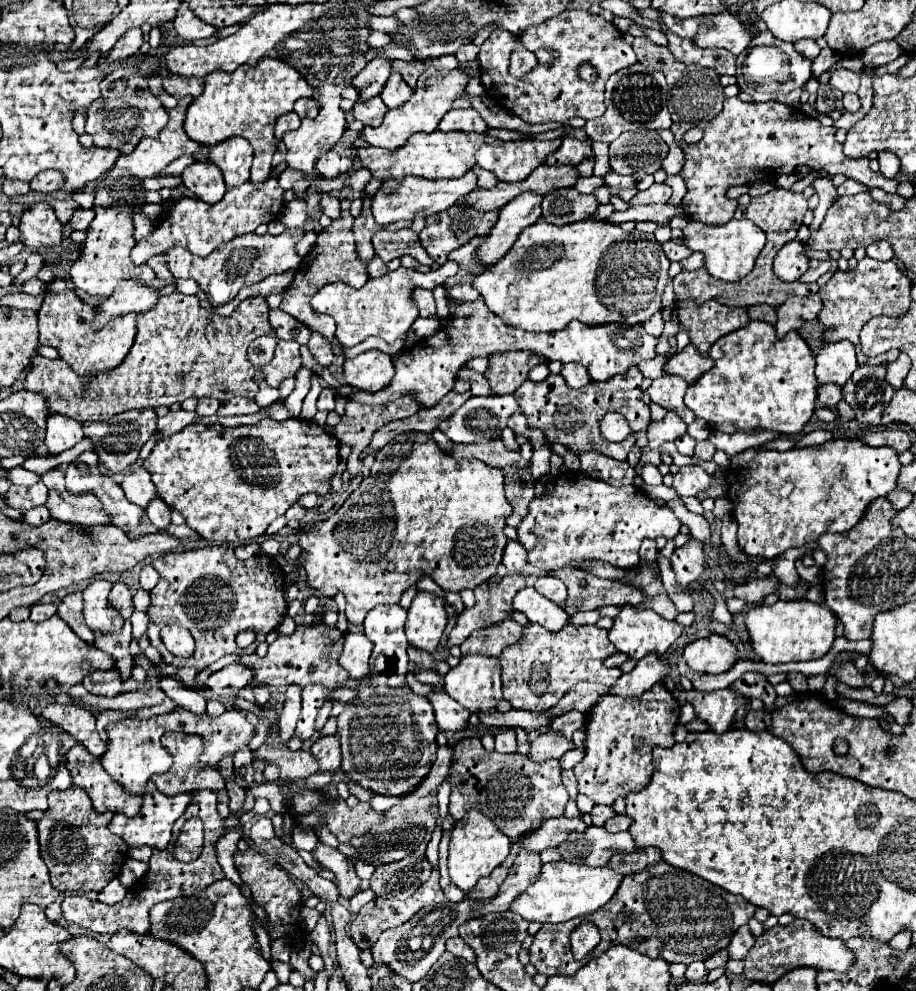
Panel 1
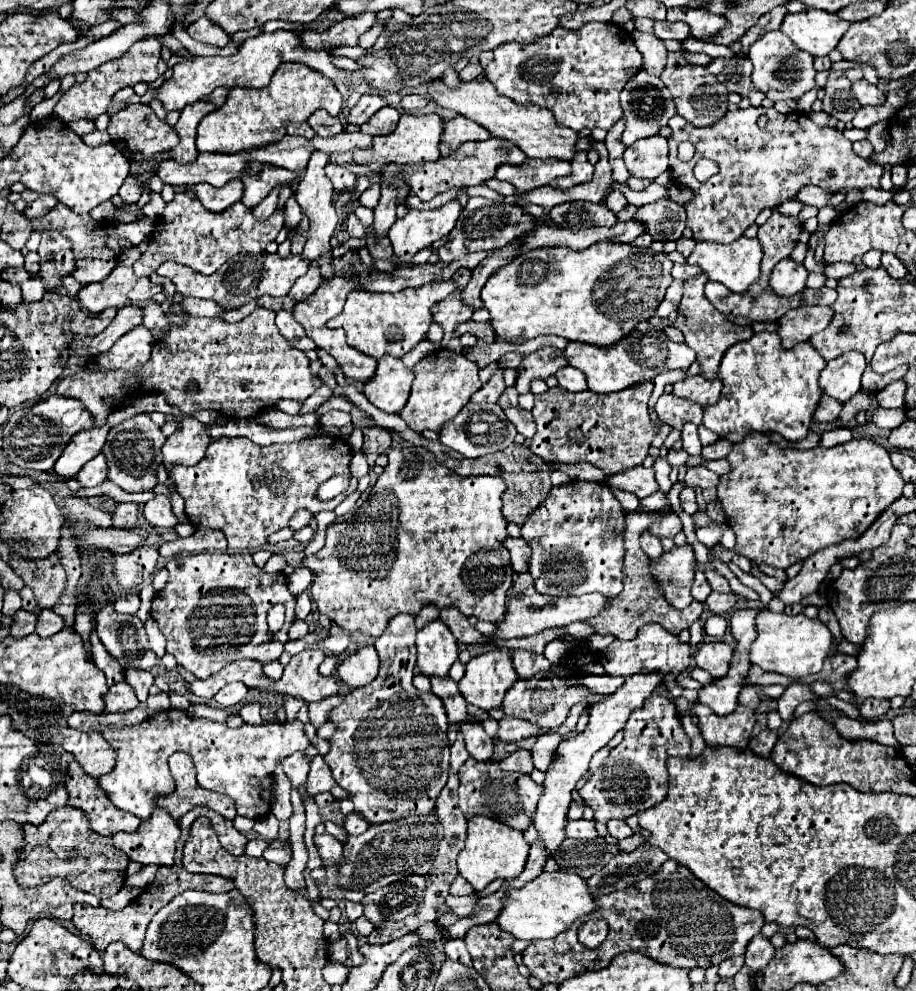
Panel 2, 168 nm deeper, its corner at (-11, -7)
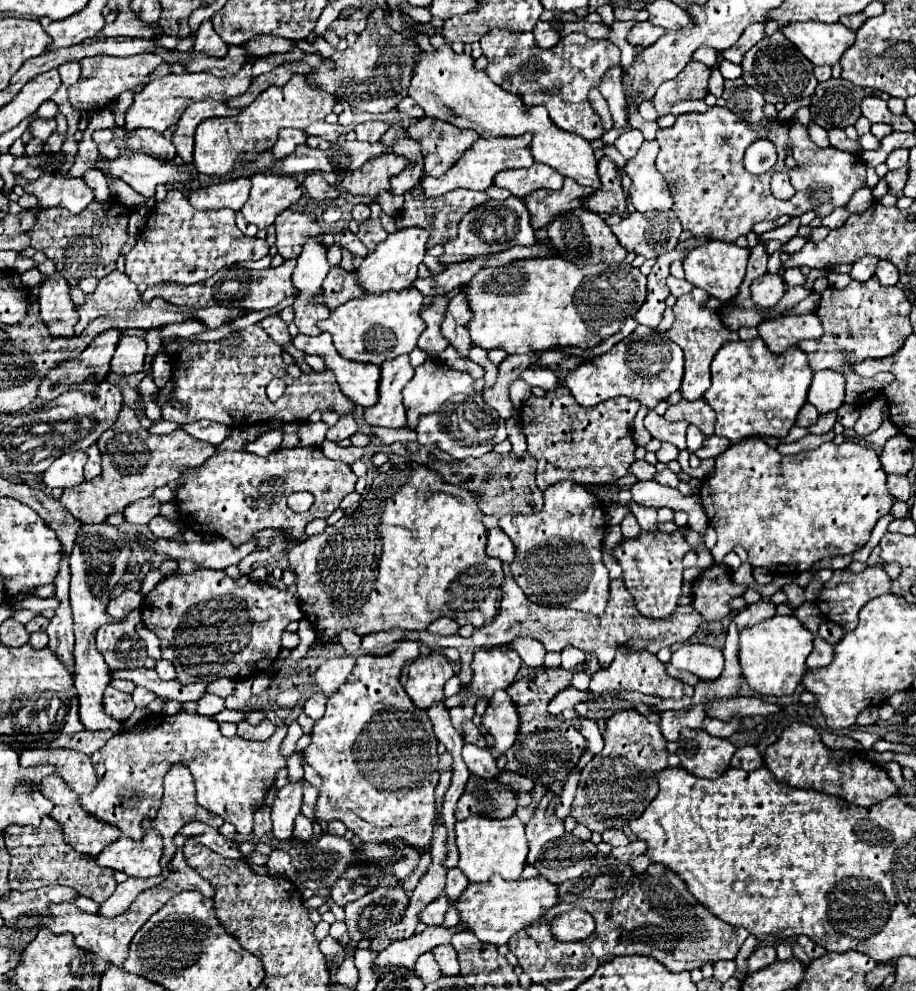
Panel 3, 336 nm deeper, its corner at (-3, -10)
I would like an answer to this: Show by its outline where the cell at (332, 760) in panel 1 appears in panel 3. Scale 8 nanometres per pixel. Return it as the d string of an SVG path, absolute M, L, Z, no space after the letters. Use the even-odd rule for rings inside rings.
M303 781L297 785L285 785L279 789L273 807L271 807L271 817L273 817L273 837L279 841L287 841L293 837L293 819L301 813L301 799L303 799Z

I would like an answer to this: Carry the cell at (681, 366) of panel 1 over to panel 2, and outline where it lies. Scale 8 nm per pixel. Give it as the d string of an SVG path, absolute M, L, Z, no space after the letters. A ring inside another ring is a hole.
M697 374L697 376L675 382L673 392L675 392L675 396L689 398L701 406L709 406L709 404L715 404L719 400L721 386L723 384L719 378L707 380L707 378L703 378L703 374Z

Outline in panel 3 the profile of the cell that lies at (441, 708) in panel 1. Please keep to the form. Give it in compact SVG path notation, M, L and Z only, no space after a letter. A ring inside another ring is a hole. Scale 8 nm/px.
M465 745L463 761L465 761L469 773L475 777L481 777L481 779L497 779L499 777L495 757L491 755L491 751L487 747L481 749L481 747L473 747L473 745Z

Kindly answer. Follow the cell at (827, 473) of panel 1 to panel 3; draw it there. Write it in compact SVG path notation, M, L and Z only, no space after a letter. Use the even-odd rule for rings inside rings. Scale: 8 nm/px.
M759 437L743 439L731 445L719 459L715 459L715 471L703 481L699 497L709 525L717 531L713 559L723 561L729 549L741 545L749 555L751 567L773 569L771 573L777 575L803 573L821 559L859 551L869 541L875 523L887 515L893 505L893 499L889 499L887 493L887 475L875 449L855 441L845 441L839 447L835 443L823 443L815 451L803 451L785 457L767 447L767 443Z

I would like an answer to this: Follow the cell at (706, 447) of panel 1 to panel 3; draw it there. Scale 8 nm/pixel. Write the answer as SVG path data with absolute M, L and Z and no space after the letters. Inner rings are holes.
M713 435L713 437L709 437L709 439L705 439L703 441L703 445L695 451L695 455L699 457L699 459L709 459L709 457L719 457L727 447L731 445L731 441L729 439L725 439L725 437L717 437L717 435Z

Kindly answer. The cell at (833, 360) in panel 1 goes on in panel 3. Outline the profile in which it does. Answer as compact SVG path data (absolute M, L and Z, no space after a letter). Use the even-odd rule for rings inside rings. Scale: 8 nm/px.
M819 371L813 375L813 383L807 393L807 403L815 405L821 415L837 411L845 397L845 377L835 371Z

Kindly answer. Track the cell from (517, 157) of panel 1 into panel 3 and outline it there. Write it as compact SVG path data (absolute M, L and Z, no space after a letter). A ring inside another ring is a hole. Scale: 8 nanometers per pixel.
M535 163L529 169L509 169L495 177L495 185L509 189L515 197L523 199L525 195L537 189L551 189L557 191L563 187L563 175L555 169Z

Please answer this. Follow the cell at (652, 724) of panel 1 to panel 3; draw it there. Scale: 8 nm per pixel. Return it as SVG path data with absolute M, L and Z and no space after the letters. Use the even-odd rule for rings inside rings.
M633 709L619 711L607 719L603 741L603 751L581 771L577 795L571 805L571 817L599 833L605 829L623 829L629 821L637 819L659 791L655 773L667 767L665 737L655 723L649 723Z

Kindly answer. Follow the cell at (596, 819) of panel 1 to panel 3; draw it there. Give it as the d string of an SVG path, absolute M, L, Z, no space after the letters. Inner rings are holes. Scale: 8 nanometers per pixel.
M609 829L609 831L605 831L603 833L603 841L605 843L609 843L609 845L613 845L613 847L617 847L617 845L627 845L629 843L629 839L625 837L625 833L619 829Z

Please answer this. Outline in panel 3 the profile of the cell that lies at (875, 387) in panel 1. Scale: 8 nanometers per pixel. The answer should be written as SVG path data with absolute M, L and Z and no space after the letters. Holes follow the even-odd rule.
M831 411L829 415L821 415L821 417L817 419L817 423L813 423L807 431L809 431L809 433L813 433L813 435L827 433L827 431L831 431L831 429L833 429L835 421L837 421L837 413L835 413L835 411Z

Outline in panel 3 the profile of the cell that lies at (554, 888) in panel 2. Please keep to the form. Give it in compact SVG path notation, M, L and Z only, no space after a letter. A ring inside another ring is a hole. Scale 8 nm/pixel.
M493 875L485 883L469 883L469 887L459 895L459 899L451 901L451 905L459 911L461 923L471 933L475 933L479 941L497 947L505 945L515 931L521 931L521 927L529 927L529 923L539 921L539 915L553 907L553 903L559 903L557 885L549 883L541 875L517 881L505 881L503 877Z

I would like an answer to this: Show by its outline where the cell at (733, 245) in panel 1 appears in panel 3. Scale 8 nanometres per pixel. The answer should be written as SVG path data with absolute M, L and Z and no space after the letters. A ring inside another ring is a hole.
M707 241L701 247L695 247L689 251L689 255L683 261L685 267L685 279L689 283L693 283L695 287L705 289L709 295L717 297L721 303L731 301L737 291L739 285L745 277L745 267L747 267L747 259L749 259L749 249L737 247L735 243L721 243L721 241Z

